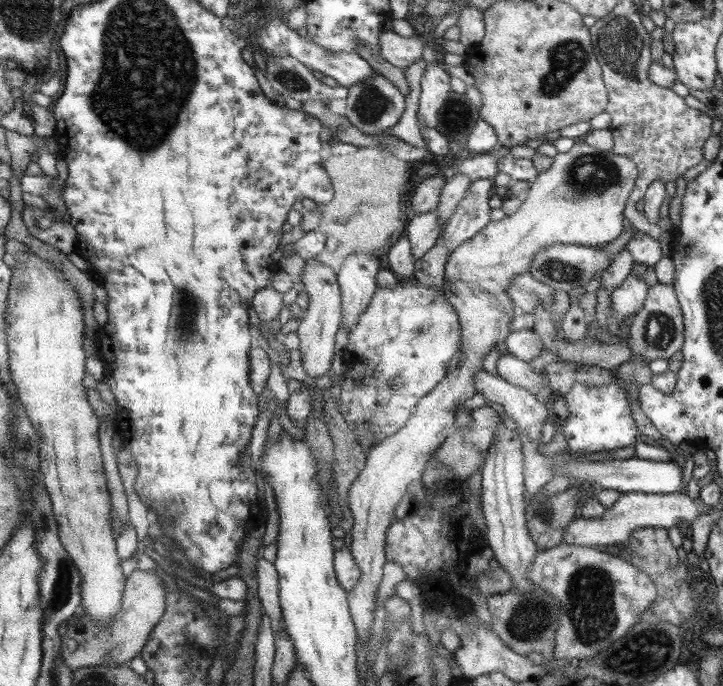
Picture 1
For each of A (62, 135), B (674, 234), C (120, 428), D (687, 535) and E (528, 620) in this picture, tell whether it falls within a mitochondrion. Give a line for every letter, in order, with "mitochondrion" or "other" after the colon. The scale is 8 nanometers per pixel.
A: other
B: other
C: other
D: other
E: mitochondrion

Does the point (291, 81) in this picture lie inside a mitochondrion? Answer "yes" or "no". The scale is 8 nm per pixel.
yes

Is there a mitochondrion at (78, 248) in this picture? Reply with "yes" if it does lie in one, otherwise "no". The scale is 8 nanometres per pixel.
no

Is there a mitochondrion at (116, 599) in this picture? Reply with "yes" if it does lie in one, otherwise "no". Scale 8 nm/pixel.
no

